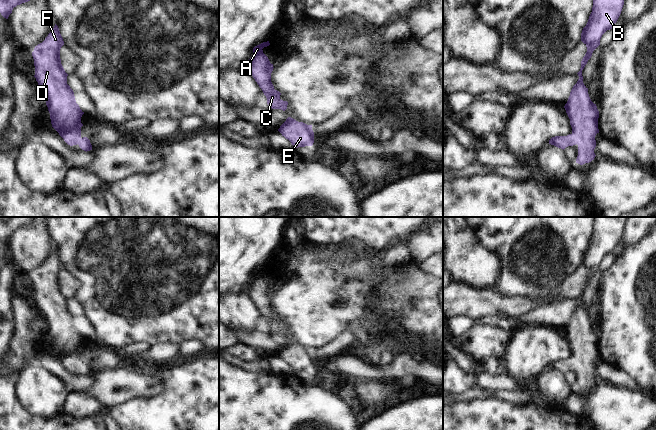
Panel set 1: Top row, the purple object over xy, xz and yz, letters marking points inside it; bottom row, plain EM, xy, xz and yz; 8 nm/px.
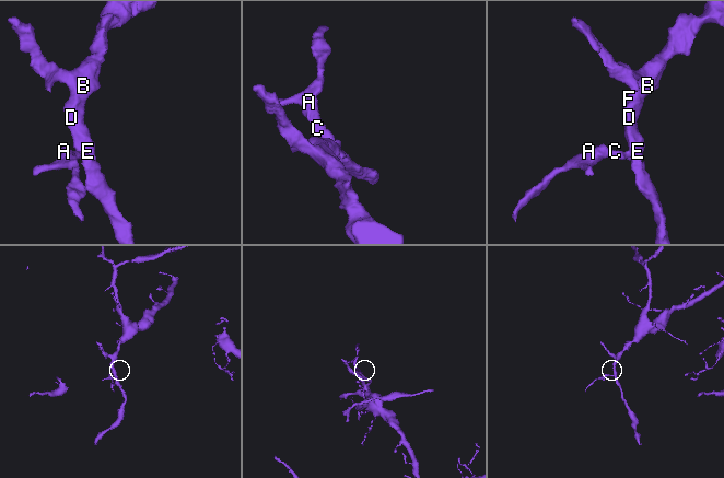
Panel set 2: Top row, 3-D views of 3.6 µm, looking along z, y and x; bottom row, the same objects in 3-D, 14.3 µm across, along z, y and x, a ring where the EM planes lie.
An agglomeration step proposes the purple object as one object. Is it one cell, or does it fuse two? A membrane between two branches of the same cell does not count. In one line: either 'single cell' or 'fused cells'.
single cell

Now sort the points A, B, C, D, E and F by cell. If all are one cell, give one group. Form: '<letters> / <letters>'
A B C D E F

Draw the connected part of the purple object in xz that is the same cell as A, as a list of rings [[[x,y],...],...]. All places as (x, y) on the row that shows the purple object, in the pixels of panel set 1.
[[[267,41],[255,46],[253,48],[253,55],[246,63],[246,66],[266,96],[267,104],[272,109],[281,109],[285,111],[287,109],[288,102],[281,100],[281,93],[274,89],[271,82],[271,73],[274,67],[262,50],[264,47],[269,45],[270,43]]]

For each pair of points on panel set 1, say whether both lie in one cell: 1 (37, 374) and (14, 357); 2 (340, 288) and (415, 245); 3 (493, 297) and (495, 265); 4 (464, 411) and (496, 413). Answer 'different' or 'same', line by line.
1: different
2: different
3: different
4: same

